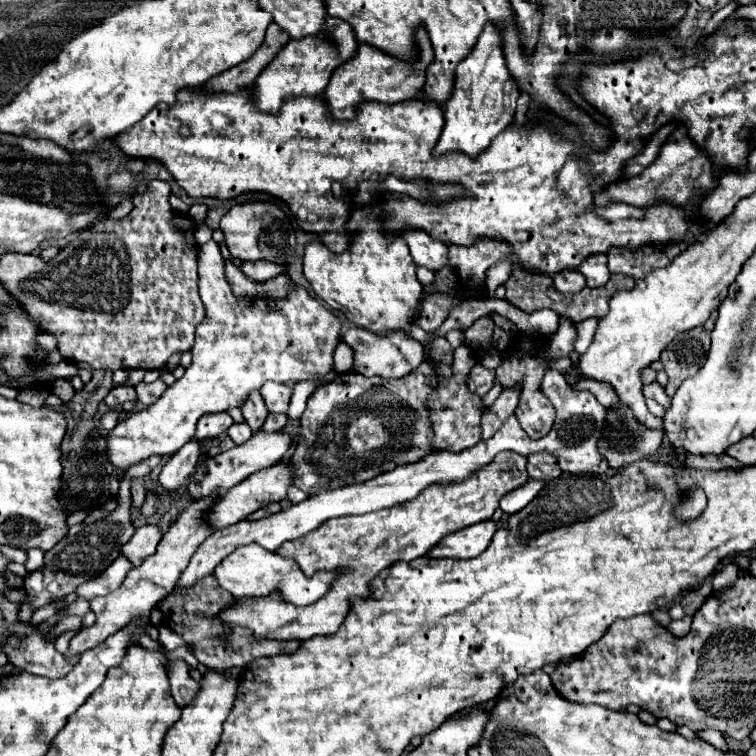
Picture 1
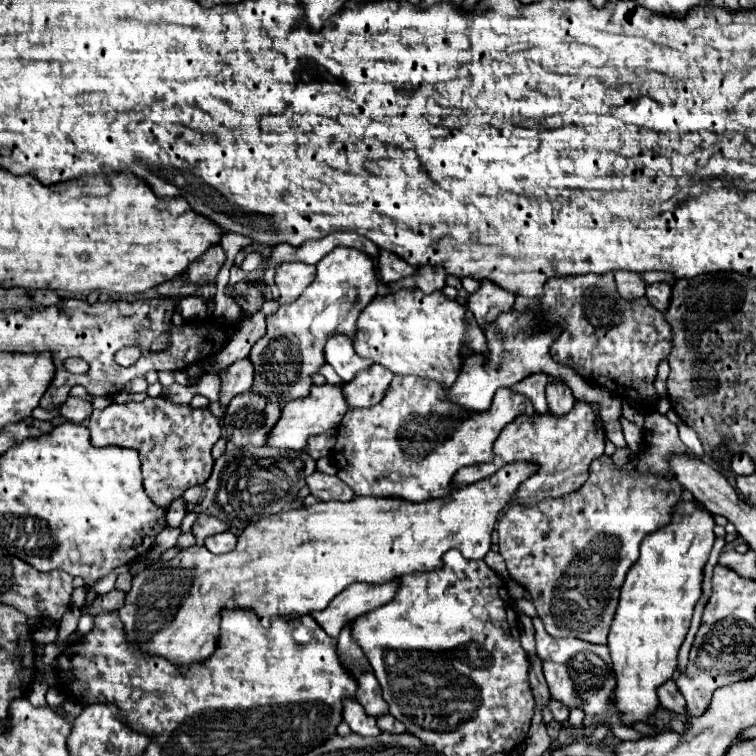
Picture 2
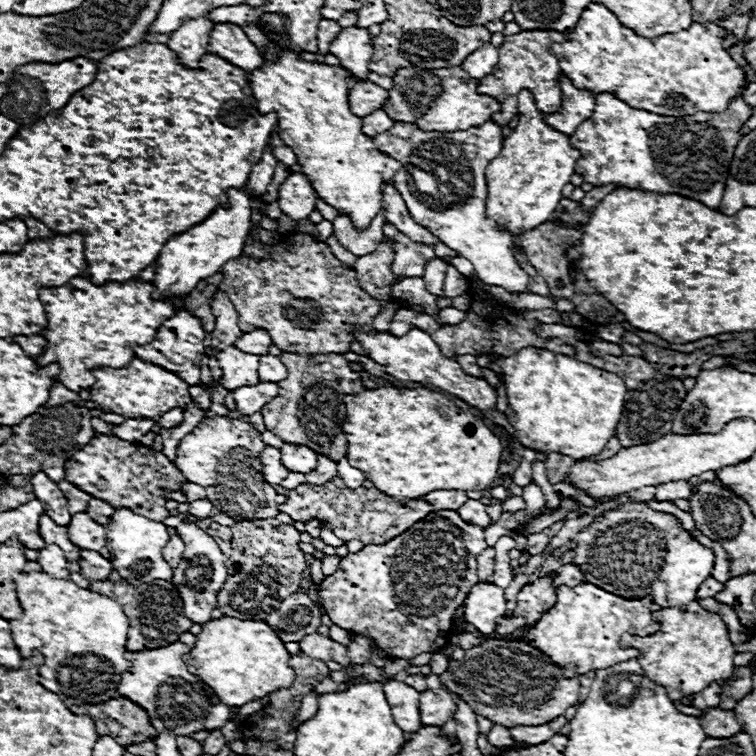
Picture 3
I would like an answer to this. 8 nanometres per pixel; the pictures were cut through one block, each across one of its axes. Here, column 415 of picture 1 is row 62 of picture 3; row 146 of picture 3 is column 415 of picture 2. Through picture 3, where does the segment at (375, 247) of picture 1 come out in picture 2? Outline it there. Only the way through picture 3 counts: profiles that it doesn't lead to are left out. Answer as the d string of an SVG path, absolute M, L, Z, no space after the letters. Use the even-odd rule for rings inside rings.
M400 290L396 294L378 296L358 316L356 352L366 360L386 366L394 374L414 374L426 380L436 380L444 388L450 388L460 372L464 346L468 346L472 354L488 354L488 344L482 328L472 320L472 316L462 304L446 298L442 292L424 294L422 290Z

